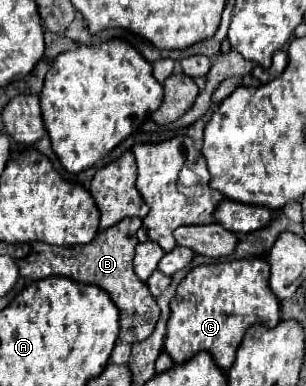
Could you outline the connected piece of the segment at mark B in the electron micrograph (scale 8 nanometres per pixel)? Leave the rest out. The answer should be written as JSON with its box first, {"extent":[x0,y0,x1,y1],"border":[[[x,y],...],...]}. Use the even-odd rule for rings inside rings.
{"extent":[16,217,160,343],"border":[[[126,217],[114,227],[100,231],[94,237],[94,241],[86,245],[74,245],[74,247],[52,247],[46,243],[34,241],[30,243],[30,255],[26,255],[24,259],[18,259],[16,265],[20,269],[20,275],[26,279],[38,281],[50,275],[62,275],[62,277],[70,277],[80,283],[92,283],[104,289],[120,311],[120,341],[122,343],[142,341],[150,337],[150,333],[154,331],[160,317],[160,307],[156,299],[150,295],[146,283],[140,281],[132,271],[134,247],[138,243],[136,229],[140,229],[140,225],[142,225],[140,217]]]}

